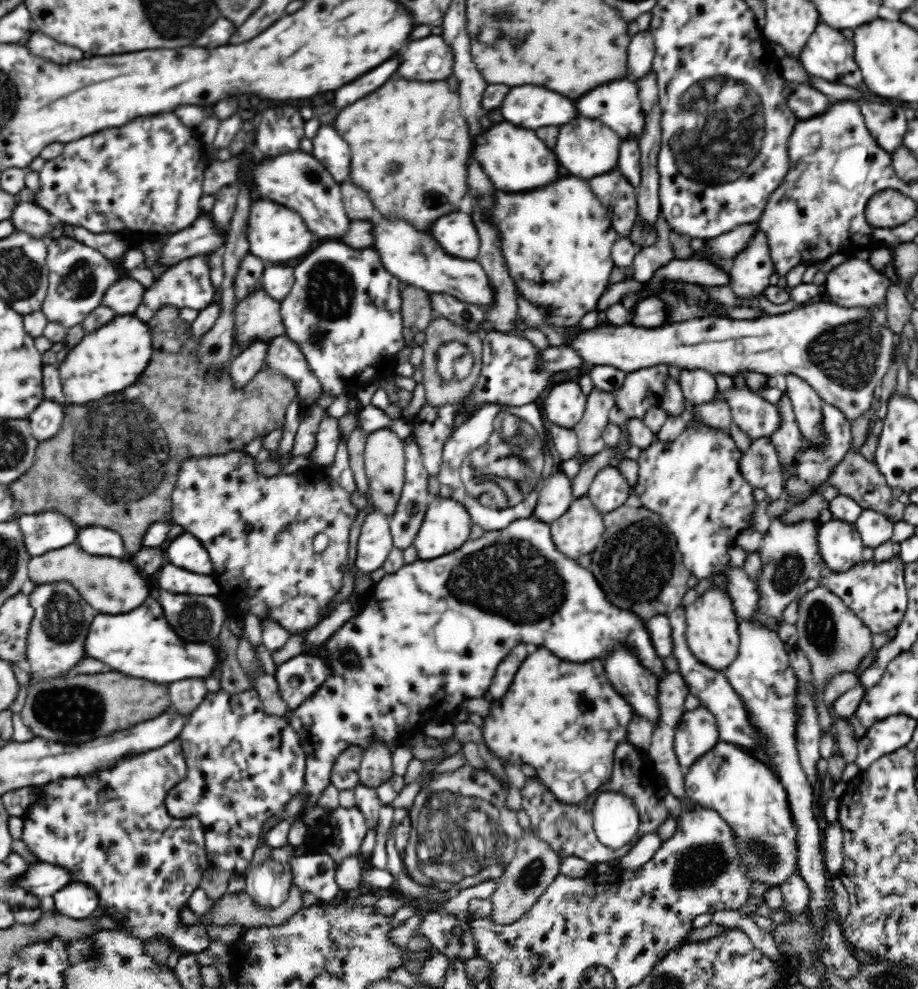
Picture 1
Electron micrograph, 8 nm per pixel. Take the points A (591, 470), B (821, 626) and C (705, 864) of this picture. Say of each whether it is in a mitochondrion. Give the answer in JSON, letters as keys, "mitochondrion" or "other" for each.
{"A":"other","B":"mitochondrion","C":"mitochondrion"}

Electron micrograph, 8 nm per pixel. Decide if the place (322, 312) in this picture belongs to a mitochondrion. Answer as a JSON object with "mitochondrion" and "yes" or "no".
{"mitochondrion":"yes"}

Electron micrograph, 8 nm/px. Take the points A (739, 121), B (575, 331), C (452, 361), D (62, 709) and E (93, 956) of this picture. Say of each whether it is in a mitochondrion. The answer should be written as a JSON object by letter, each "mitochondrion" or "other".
{"A":"mitochondrion","B":"other","C":"mitochondrion","D":"mitochondrion","E":"mitochondrion"}

